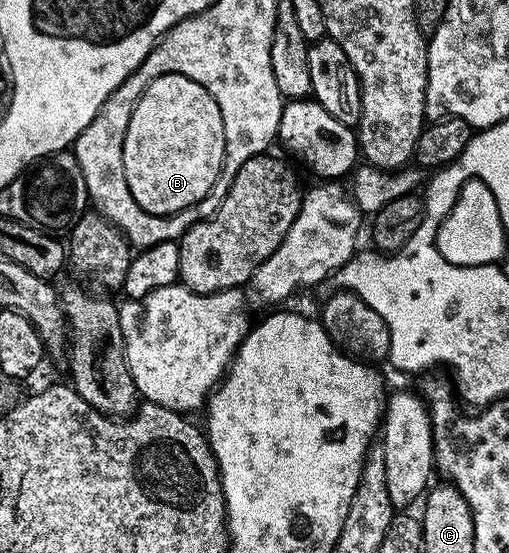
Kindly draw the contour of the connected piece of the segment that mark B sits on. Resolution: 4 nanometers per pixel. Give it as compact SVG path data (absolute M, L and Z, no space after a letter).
M183 76L178 78L160 78L150 88L148 94L142 100L142 106L138 106L132 126L128 126L130 136L130 156L138 154L138 162L146 164L146 184L142 187L146 196L154 204L154 212L169 220L178 220L178 216L185 211L195 209L205 204L212 198L213 190L217 183L224 178L225 169L228 167L229 141L218 138L218 116L212 112L218 108L218 104L212 104L212 98L205 94L198 96L198 87L194 80L188 80Z

